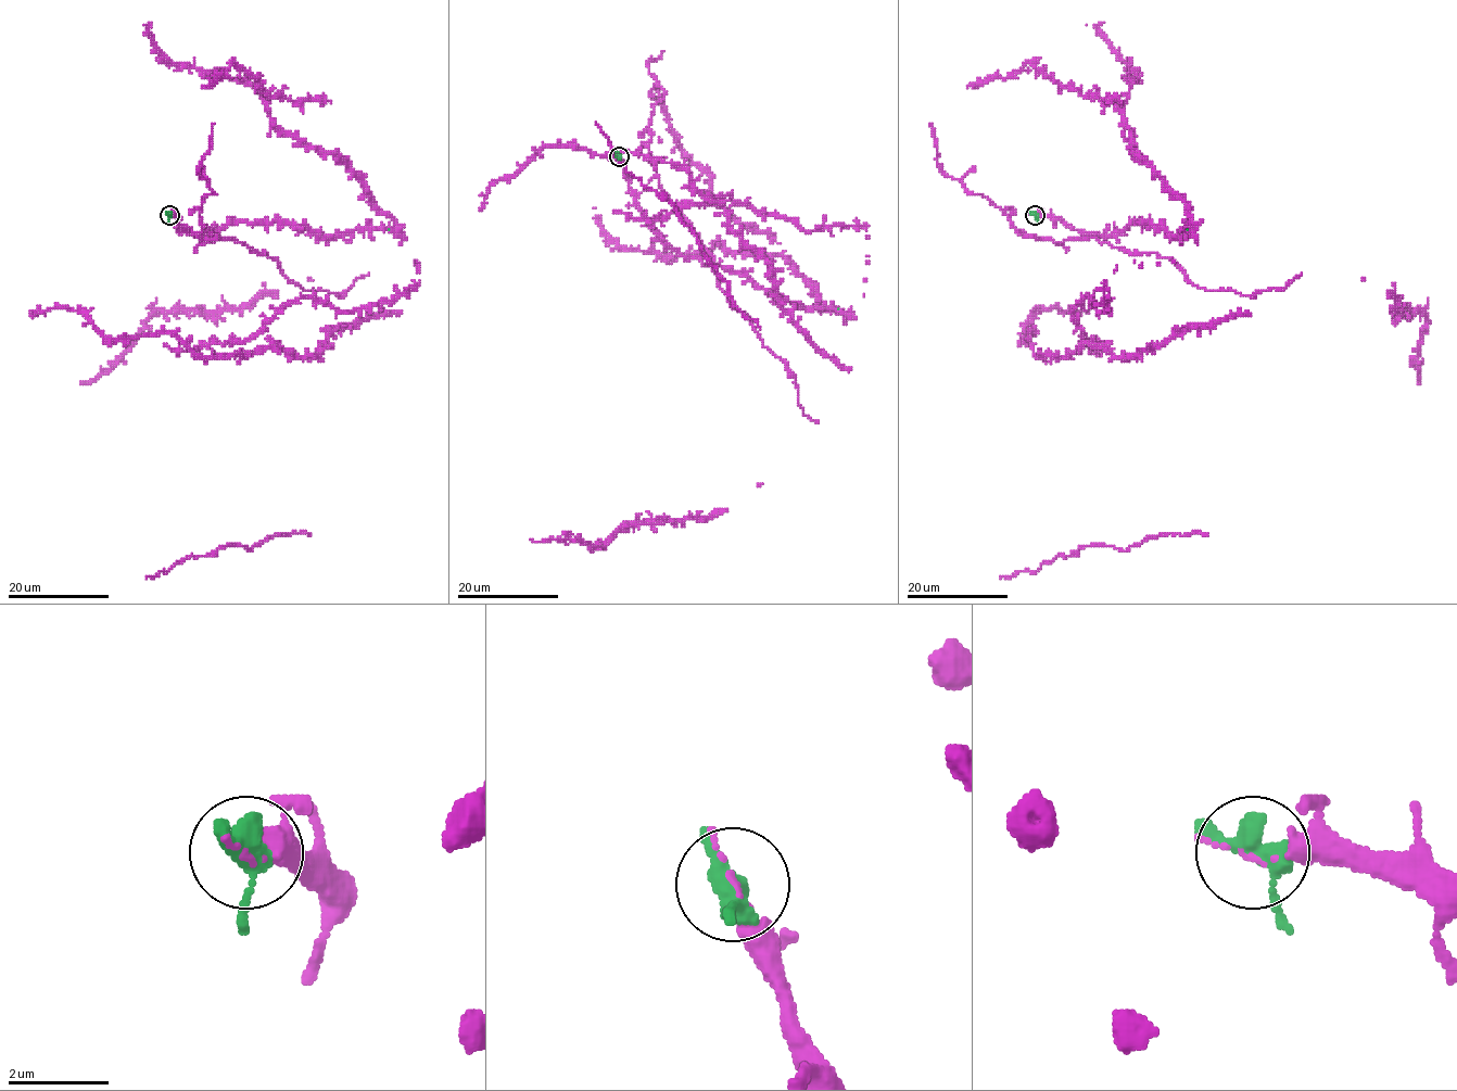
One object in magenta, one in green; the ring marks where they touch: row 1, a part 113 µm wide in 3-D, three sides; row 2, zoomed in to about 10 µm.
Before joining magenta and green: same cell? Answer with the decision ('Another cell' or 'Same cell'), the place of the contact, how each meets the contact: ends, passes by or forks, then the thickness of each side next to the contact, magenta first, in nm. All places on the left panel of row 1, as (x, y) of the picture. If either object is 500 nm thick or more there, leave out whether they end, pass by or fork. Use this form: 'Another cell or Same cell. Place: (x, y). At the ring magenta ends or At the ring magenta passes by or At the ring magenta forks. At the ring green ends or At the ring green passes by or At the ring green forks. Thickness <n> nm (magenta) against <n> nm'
Same cell. Place: (169, 215). At the ring magenta passes by. At the ring green passes by. Thickness 60 nm (magenta) against 460 nm

